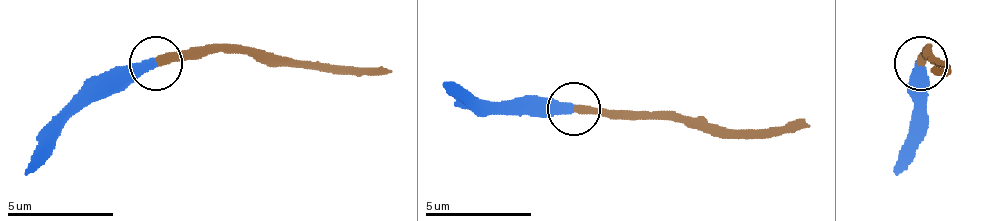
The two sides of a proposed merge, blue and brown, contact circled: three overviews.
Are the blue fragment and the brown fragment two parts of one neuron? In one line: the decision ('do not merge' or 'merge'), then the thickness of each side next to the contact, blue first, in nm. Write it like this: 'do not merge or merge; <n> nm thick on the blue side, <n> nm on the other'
merge; 460 nm thick on the blue side, 360 nm on the other

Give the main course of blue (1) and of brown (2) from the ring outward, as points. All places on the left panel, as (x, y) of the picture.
1: (157, 62), (120, 67), (61, 125), (56, 141), (24, 173)
2: (157, 62), (268, 51), (311, 67), (390, 72)

